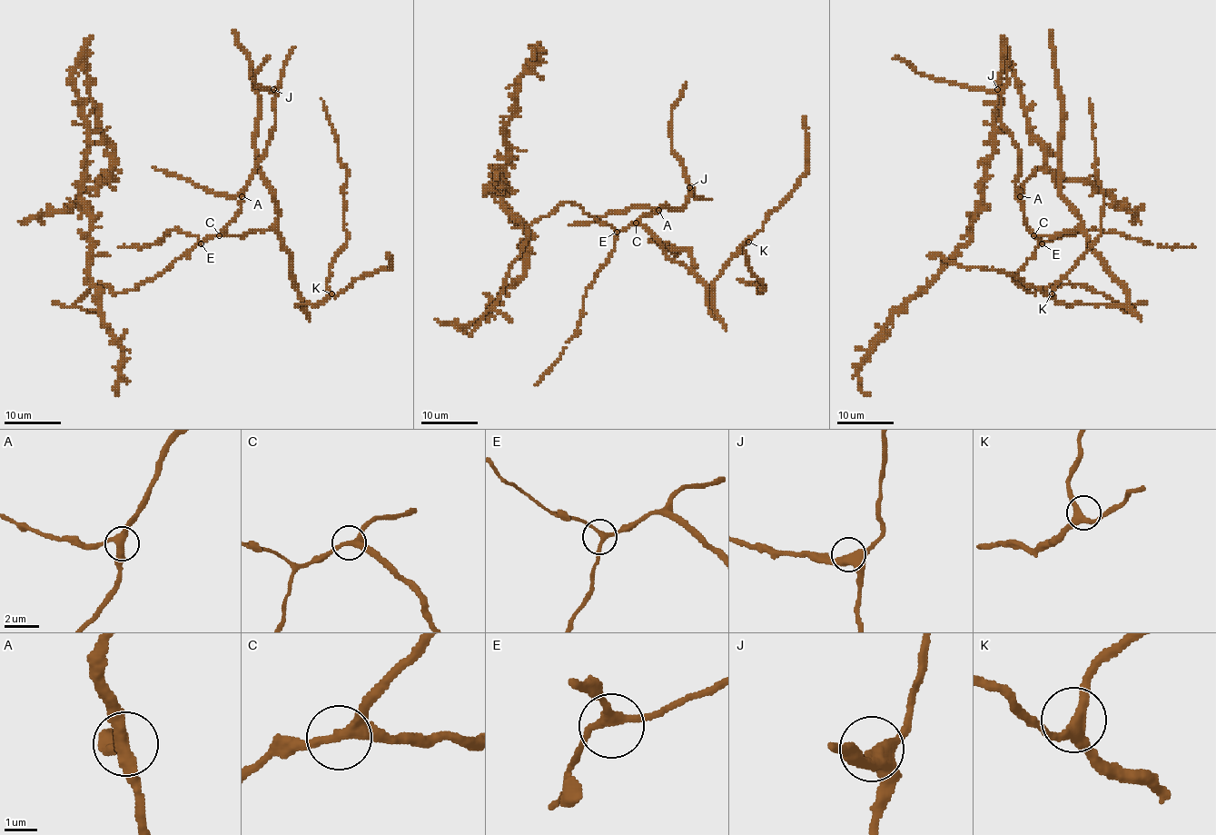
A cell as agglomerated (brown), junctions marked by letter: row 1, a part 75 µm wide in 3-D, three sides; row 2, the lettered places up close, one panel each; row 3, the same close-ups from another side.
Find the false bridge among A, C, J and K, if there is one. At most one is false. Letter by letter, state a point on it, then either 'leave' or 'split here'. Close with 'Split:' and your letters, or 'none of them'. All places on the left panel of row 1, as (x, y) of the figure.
A: place (242, 196); leave
C: place (219, 235); leave
J: place (273, 89); leave
K: place (331, 293); leave
Split: none of them

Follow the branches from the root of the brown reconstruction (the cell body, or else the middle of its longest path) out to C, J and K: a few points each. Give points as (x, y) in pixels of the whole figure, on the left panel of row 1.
C: (177, 176), (216, 193), (240, 198), (237, 216), (219, 234)
J: (177, 176), (216, 193), (237, 196), (270, 139), (274, 126), (273, 89)
K: (177, 176), (240, 198), (226, 233), (273, 229), (280, 236), (301, 296), (297, 306), (320, 304), (331, 293)

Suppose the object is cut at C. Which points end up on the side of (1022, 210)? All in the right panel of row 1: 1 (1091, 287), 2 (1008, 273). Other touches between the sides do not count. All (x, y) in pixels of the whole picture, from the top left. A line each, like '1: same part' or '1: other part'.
1: other part
2: same part

